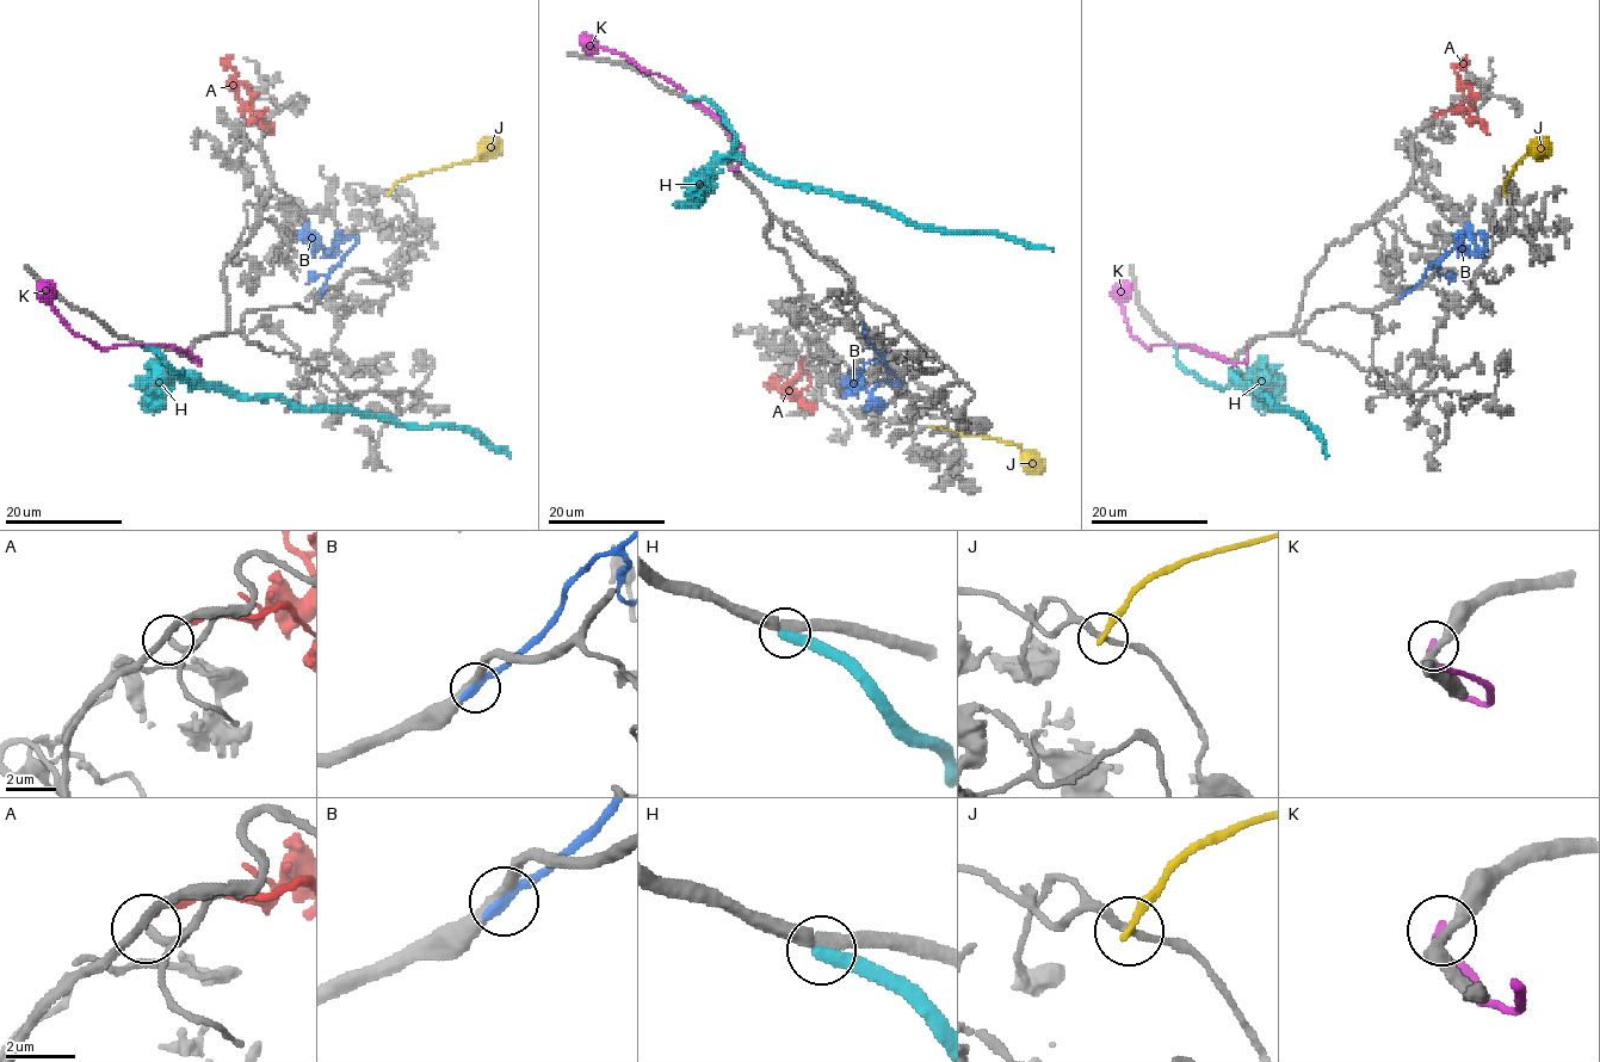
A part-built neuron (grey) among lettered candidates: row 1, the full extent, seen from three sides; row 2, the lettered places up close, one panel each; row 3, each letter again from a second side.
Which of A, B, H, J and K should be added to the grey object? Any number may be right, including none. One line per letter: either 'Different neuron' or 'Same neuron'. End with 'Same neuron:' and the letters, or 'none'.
A: Same neuron
B: Same neuron
H: Different neuron
J: Different neuron
K: Different neuron
Same neuron: A, B

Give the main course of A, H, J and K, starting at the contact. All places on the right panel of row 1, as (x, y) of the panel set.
A: (1435, 117), (1439, 112), (1457, 112), (1470, 104), (1455, 72), (1457, 65), (1466, 56)
H: (1175, 346), (1175, 359), (1214, 386), (1243, 382), (1276, 408), (1301, 415), (1319, 434), (1327, 457)
J: (1503, 195), (1505, 181), (1536, 142), (1549, 142)
K: (1246, 350), (1246, 358), (1233, 363), (1191, 345), (1147, 349), (1128, 327), (1122, 306), (1123, 281)

